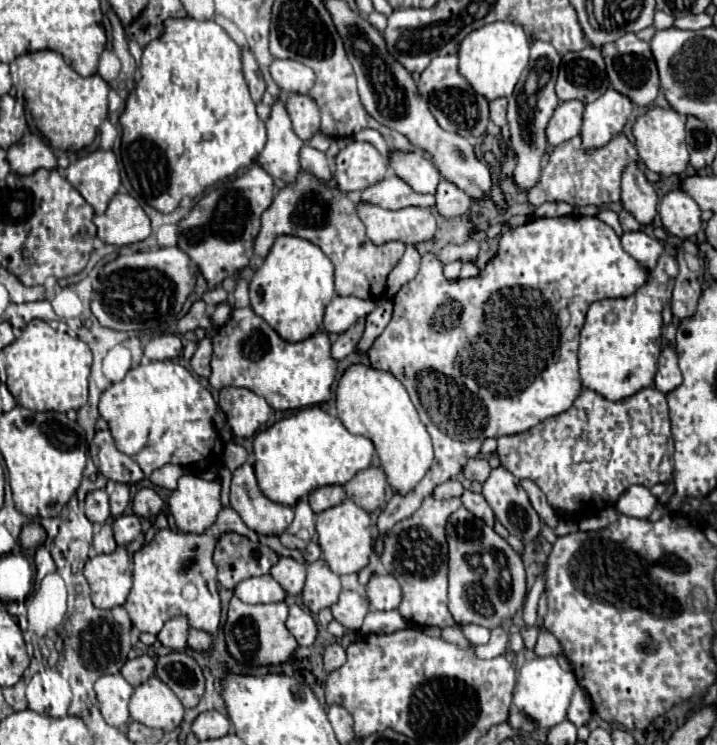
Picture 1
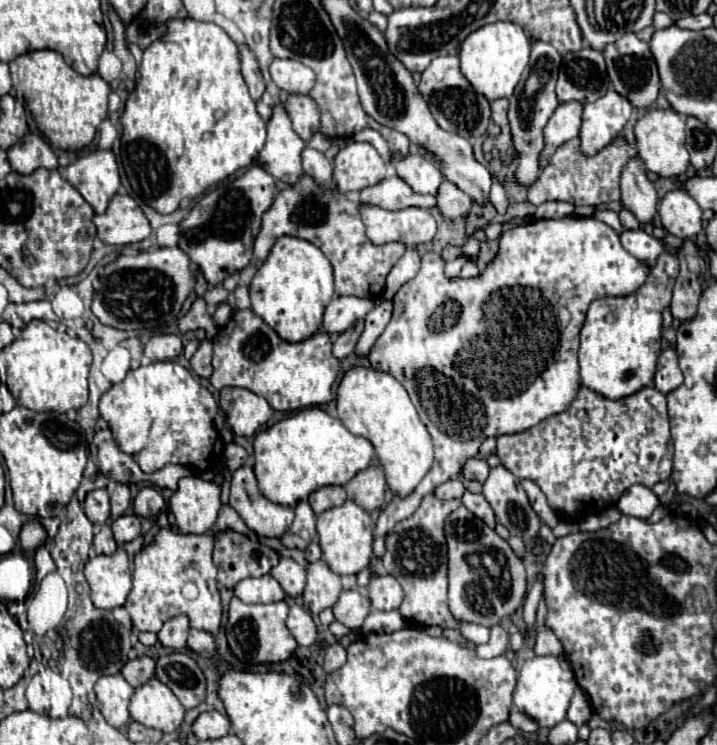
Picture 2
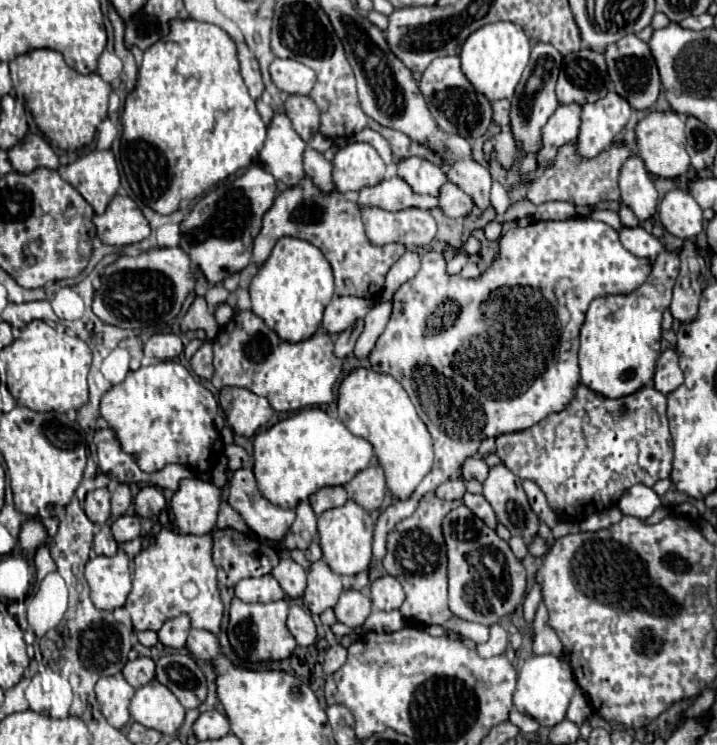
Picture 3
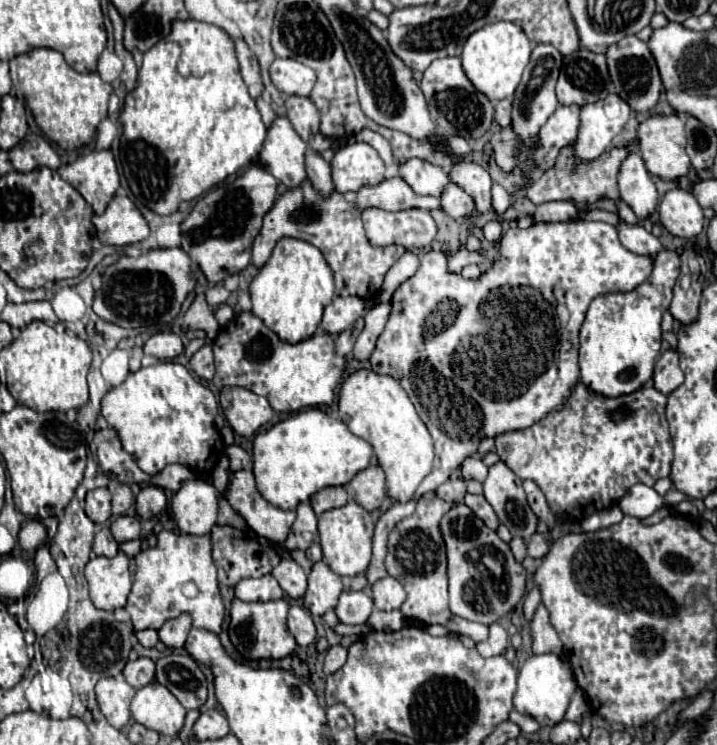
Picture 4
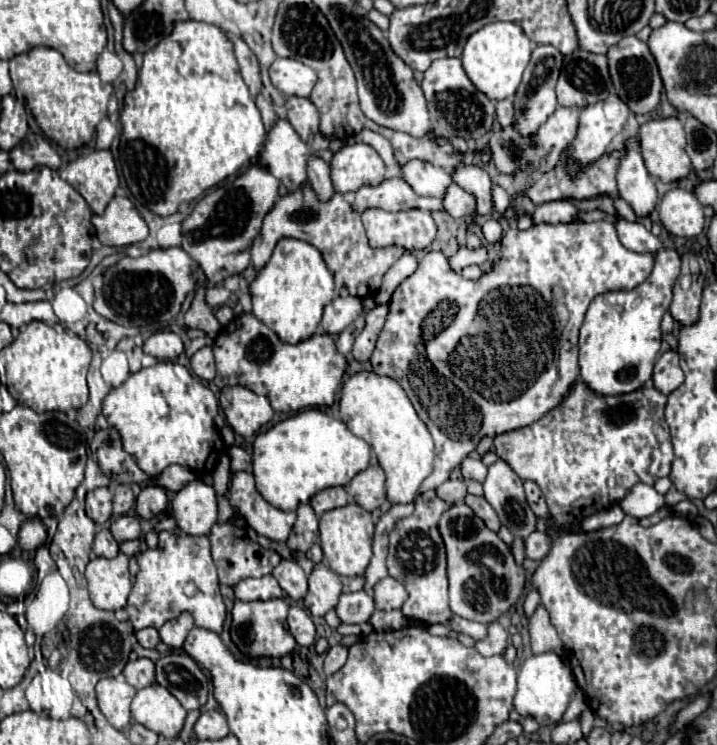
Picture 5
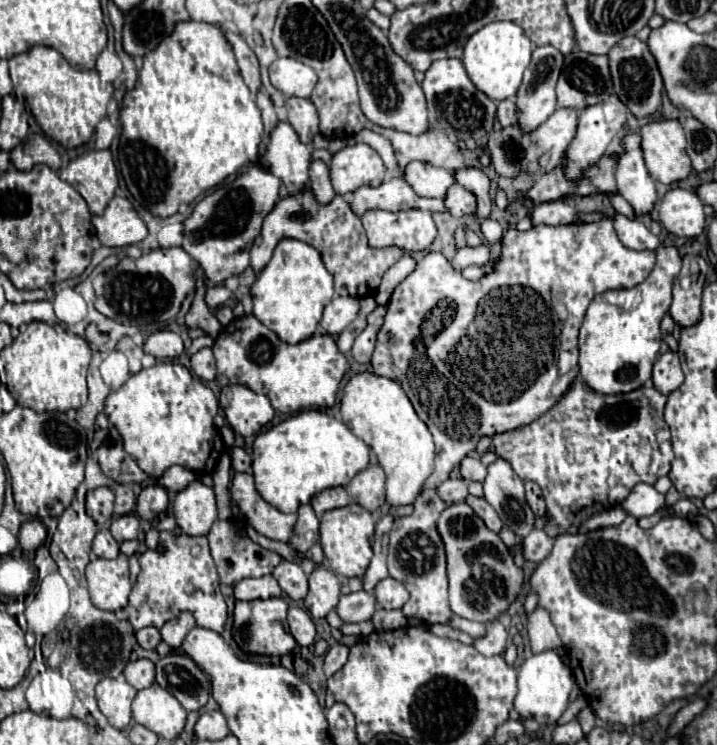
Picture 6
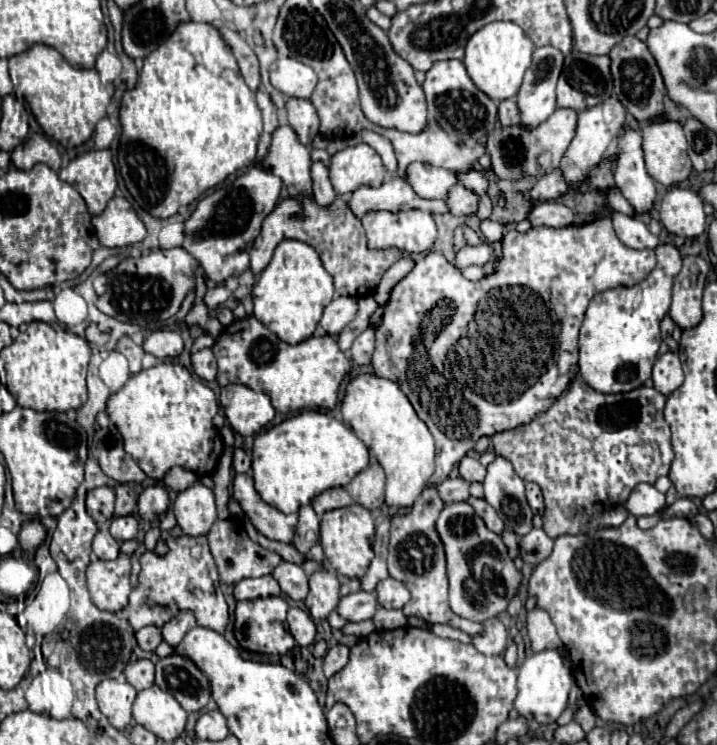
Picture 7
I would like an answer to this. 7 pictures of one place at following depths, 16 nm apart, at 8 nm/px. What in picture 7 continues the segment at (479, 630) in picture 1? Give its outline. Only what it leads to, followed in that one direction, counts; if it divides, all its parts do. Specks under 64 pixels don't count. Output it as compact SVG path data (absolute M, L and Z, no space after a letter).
M428 488L422 492L420 500L412 506L410 514L394 514L392 528L390 528L390 552L388 552L388 572L392 578L400 580L412 594L412 600L404 606L406 616L418 616L430 624L442 622L450 624L454 628L460 628L462 632L474 636L482 632L482 624L464 620L450 612L448 606L448 578L446 578L446 558L442 542L434 530L434 522L440 514L440 508L444 508L444 502L440 500L436 488Z

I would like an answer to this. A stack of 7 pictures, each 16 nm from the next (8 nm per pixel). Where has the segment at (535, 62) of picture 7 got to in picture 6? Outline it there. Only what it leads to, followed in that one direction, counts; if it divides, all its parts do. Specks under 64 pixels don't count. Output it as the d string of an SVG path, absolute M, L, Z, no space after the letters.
M538 46L532 52L532 64L524 72L524 80L520 84L520 90L516 94L516 108L518 108L518 118L520 118L520 128L524 132L536 130L542 122L548 120L548 116L556 110L556 80L562 70L564 56L560 50L554 46Z

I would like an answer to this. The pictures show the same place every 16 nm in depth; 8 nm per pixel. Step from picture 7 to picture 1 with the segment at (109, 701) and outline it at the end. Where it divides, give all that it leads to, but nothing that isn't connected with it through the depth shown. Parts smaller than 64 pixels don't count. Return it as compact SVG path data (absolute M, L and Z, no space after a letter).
M114 674L114 676L100 676L94 690L104 720L114 728L122 728L124 724L128 724L130 718L128 702L130 696L134 694L134 688L120 674Z

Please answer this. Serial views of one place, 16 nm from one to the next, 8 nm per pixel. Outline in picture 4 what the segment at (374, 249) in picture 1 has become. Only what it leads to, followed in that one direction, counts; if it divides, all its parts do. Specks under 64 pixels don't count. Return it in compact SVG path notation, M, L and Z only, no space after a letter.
M308 180L302 182L296 190L288 190L286 194L282 194L264 216L262 230L252 246L252 264L256 268L262 268L268 262L276 242L284 236L306 240L324 254L330 270L334 272L336 294L340 296L376 298L384 274L406 252L406 248L396 244L386 248L370 246L364 234L360 212L354 208L354 204L346 202L340 192L334 192L328 200L322 200Z

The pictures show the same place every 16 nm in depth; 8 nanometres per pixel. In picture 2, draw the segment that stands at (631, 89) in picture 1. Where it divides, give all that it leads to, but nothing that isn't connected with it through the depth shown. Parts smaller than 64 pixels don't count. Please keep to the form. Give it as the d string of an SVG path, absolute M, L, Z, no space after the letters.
M636 34L622 36L618 42L608 44L604 50L604 58L608 64L608 76L610 82L614 84L614 90L628 98L634 108L650 108L660 92L660 78L658 78L658 68L656 62L650 54L650 46L642 40L636 38Z

